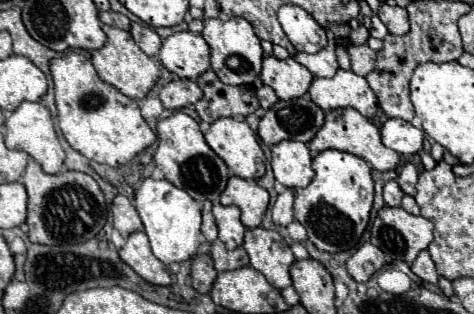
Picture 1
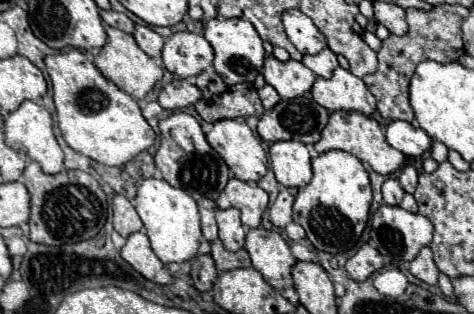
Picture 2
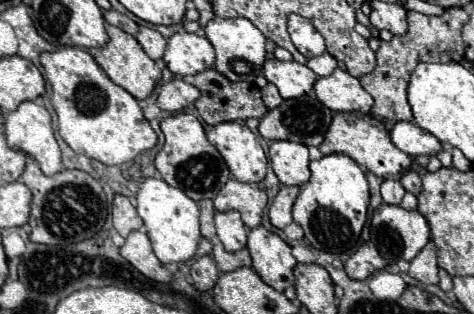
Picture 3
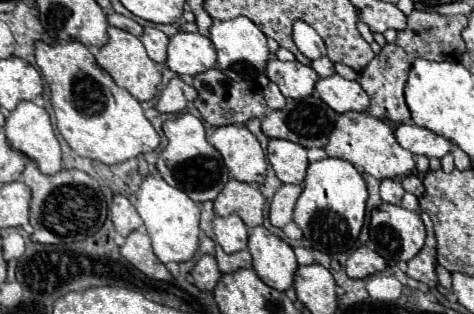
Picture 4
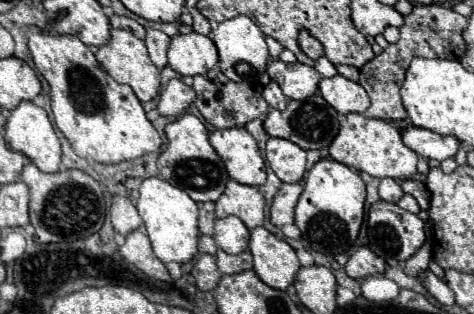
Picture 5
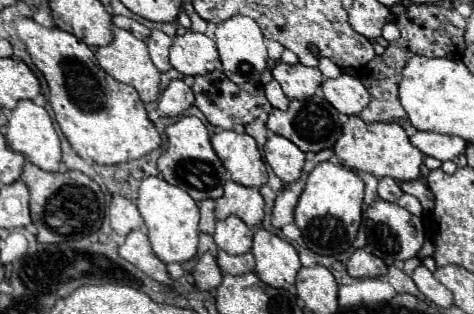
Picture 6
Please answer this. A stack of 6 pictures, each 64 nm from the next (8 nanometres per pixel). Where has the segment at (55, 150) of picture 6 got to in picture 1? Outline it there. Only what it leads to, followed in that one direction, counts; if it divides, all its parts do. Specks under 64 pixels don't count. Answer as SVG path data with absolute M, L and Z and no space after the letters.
M22 102L20 108L16 108L6 118L4 132L6 132L8 148L28 152L28 162L36 160L46 174L58 174L62 170L62 166L64 166L64 150L62 150L62 146L60 146L60 142L56 138L50 110L44 108L40 102Z

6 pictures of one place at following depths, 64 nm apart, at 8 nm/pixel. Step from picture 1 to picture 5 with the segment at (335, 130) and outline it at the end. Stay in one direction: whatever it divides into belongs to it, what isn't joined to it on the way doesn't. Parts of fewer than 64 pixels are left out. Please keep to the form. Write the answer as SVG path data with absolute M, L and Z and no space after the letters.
M348 114L342 120L340 132L330 144L330 156L336 162L342 162L358 172L366 172L374 178L394 178L394 180L406 180L416 176L416 164L418 164L418 154L402 142L402 134L396 126L384 120L366 118L364 114Z

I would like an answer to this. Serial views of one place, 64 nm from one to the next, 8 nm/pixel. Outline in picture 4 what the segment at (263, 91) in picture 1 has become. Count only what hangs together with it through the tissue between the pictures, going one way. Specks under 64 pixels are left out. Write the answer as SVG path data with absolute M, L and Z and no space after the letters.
M270 82L270 84L264 88L264 100L268 102L268 108L272 108L272 110L280 110L280 108L284 108L284 104L286 104L286 98L282 96L282 92L278 90L278 86L276 86L274 82Z

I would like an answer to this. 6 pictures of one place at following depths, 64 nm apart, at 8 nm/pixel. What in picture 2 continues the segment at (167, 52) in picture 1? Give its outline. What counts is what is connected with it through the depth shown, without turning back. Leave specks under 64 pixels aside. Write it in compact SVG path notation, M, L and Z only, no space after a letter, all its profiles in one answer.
M178 32L172 34L162 50L162 60L168 72L178 78L198 76L206 68L212 66L214 52L208 40L202 34Z

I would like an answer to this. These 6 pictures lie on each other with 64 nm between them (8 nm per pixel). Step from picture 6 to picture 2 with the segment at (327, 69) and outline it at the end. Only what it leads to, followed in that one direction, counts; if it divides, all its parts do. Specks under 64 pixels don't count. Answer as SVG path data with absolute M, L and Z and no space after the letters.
M324 48L324 50L322 50L320 54L316 54L316 56L304 56L304 58L302 58L302 64L308 66L316 76L322 76L322 78L332 76L334 68L338 66L336 54L334 54L330 48Z

